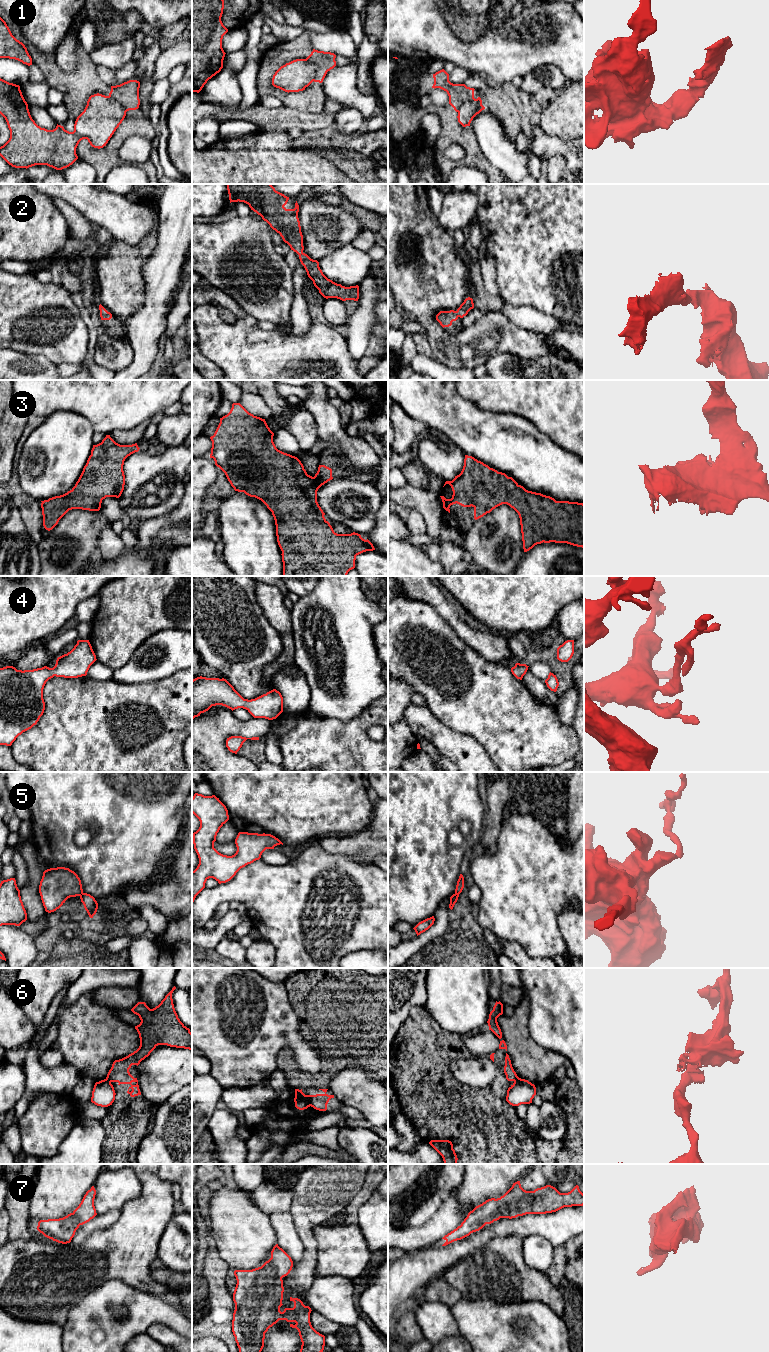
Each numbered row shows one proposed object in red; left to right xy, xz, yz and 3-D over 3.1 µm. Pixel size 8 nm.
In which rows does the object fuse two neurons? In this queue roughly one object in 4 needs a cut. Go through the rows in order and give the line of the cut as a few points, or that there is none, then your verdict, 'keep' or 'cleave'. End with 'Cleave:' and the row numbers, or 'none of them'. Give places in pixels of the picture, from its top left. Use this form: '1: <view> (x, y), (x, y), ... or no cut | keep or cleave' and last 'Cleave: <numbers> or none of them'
1: yz (481, 104), (475, 101), (465, 101), (457, 111) | cleave
2: no cut | keep
3: no cut | keep
4: no cut | keep
5: xy (83, 893), (80, 896) | cleave
6: xz (305, 1095), (310, 1105) | cleave
7: no cut | keep
Cleave: 1, 5, 6

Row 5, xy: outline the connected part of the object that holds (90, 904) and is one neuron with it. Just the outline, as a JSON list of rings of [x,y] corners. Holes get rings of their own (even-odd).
[[[83,893],[80,896],[81,902],[84,905],[85,910],[87,911],[90,918],[96,914],[98,909],[98,903],[93,896],[87,893]]]

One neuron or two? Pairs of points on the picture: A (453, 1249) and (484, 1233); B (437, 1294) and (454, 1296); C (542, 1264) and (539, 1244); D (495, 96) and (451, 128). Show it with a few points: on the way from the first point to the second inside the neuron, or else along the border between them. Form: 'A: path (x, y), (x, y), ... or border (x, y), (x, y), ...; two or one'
A: path (461, 1248), (476, 1240); one
B: path (441, 1294), (450, 1296); one
C: path (540, 1259), (539, 1249); one
D: path (479, 96), (464, 96), (451, 109), (451, 112); one

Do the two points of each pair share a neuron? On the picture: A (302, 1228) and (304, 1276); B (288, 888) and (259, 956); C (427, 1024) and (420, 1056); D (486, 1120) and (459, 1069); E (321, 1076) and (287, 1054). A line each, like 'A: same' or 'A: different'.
A: same
B: different
C: same
D: different
E: same

